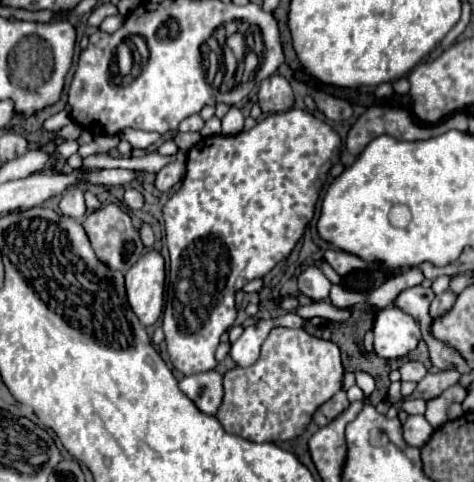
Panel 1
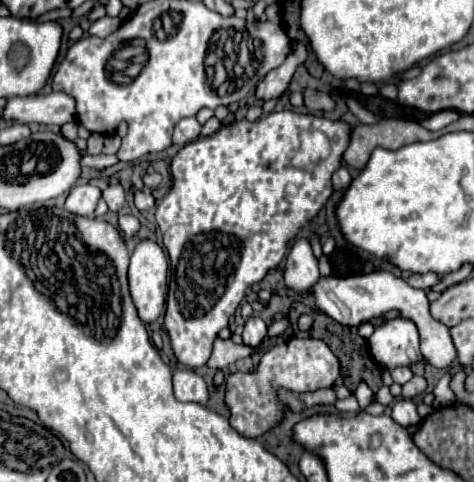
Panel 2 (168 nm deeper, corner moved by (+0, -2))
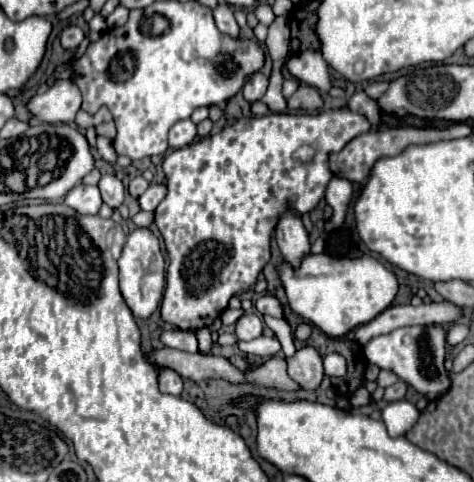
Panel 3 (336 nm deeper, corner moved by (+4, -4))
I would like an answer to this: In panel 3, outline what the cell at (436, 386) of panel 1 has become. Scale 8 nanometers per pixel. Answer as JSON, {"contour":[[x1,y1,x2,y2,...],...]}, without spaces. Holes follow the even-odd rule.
{"contour":[[399,380,399,382,395,382,393,386,389,386,387,390,385,390,385,402,395,402,395,400,403,400,405,398,405,394,407,394,407,384,403,382,403,380]]}

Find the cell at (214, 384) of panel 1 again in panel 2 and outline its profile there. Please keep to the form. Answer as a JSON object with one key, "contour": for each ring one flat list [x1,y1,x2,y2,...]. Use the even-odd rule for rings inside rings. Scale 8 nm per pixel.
{"contour":[[175,370,173,388,175,388,175,398,181,402,207,404,209,400,209,390,207,390,205,380,191,370]]}

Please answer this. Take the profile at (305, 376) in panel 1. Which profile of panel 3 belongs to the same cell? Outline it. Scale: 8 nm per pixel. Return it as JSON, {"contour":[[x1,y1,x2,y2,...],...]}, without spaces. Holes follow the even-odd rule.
{"contour":[[305,346,297,350,291,358,287,358,287,374,305,390,319,388,325,370,323,370,323,356,317,348]]}

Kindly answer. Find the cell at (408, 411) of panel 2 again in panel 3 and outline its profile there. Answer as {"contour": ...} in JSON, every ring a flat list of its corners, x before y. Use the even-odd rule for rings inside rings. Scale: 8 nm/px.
{"contour":[[409,400,391,402,383,410,383,422,387,426,389,436,403,436,407,430,413,428,417,418,419,418,419,410]]}

